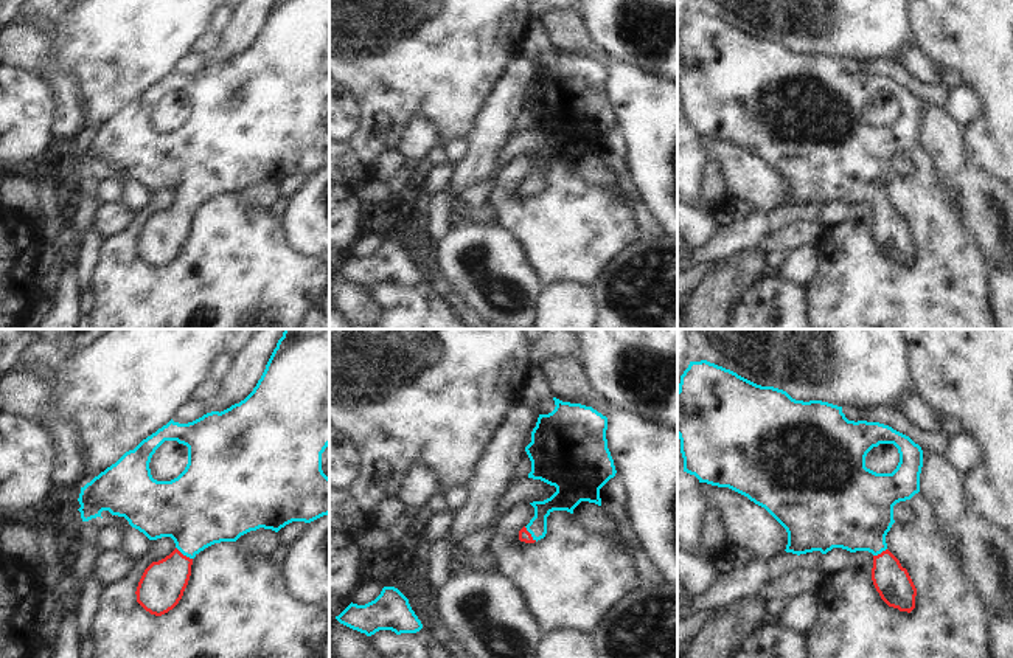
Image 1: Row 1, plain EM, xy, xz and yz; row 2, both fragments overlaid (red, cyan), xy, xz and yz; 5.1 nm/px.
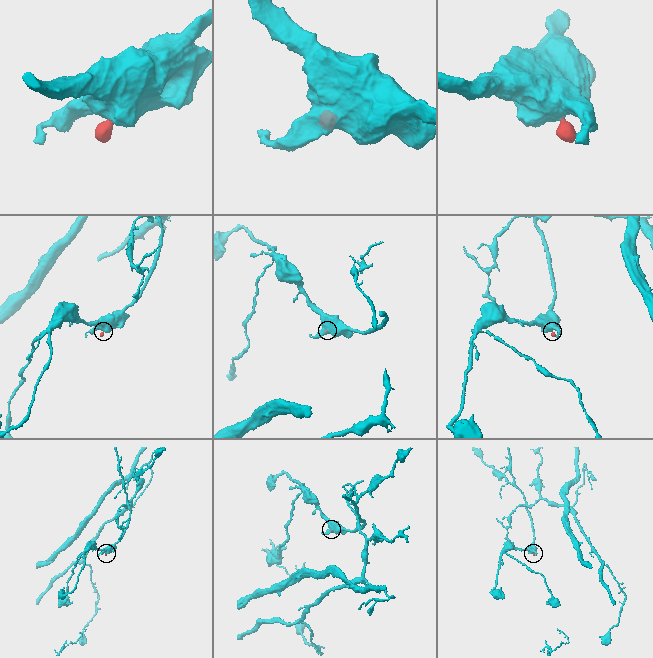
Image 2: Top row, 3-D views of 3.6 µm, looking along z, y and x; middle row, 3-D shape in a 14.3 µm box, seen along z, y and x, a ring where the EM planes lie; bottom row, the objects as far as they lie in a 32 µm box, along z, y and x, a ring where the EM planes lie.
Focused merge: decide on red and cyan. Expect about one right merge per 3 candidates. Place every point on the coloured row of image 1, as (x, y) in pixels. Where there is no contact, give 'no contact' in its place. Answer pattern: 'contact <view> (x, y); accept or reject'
contact xy (182, 554); accept

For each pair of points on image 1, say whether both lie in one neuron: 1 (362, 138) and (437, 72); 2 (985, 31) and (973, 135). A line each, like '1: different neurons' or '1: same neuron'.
1: same neuron
2: same neuron

